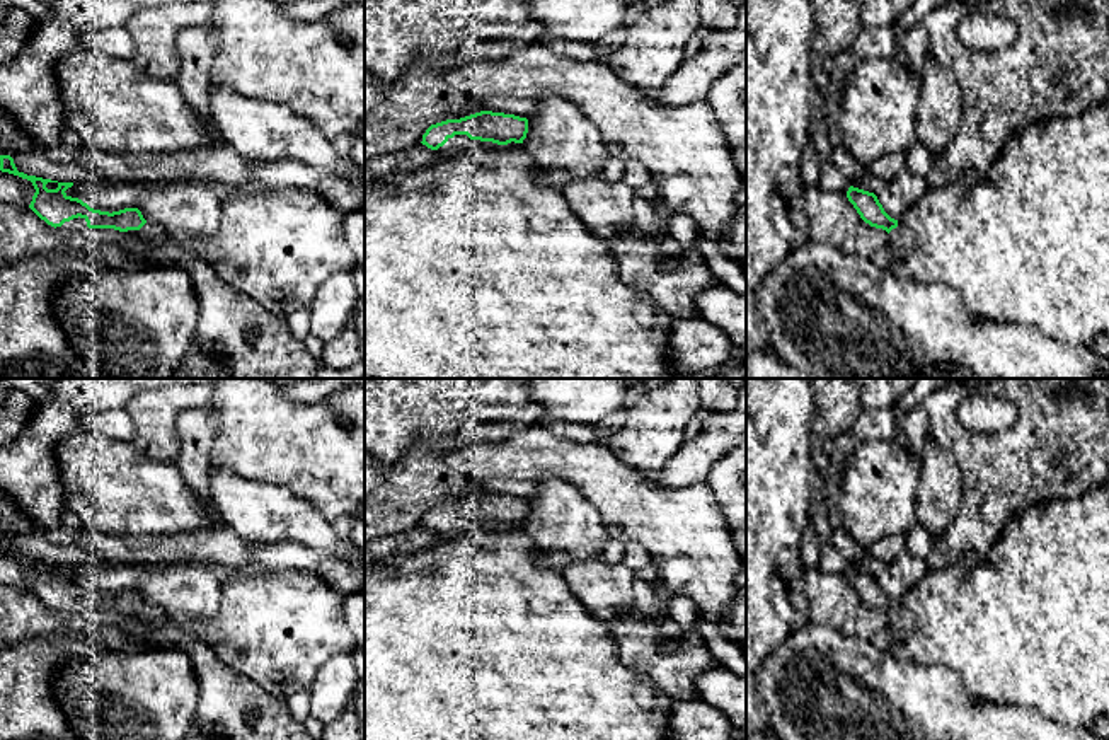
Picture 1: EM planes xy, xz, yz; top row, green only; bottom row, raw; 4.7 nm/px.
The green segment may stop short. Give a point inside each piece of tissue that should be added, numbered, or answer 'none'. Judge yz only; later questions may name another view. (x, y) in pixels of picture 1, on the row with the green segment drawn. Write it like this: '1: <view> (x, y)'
1: yz (902, 239)

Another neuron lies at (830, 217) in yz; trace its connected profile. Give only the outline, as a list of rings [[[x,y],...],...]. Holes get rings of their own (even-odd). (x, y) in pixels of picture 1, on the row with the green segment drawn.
[[[809,184],[792,198],[792,210],[807,227],[809,240],[828,244],[845,254],[869,257],[889,244],[889,234],[865,223],[847,193],[826,193],[818,184]]]

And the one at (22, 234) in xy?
[[[0,201],[0,271],[10,264],[56,256],[61,251],[87,252],[101,246],[126,247],[131,237],[114,228],[66,232],[48,225],[29,206]]]

